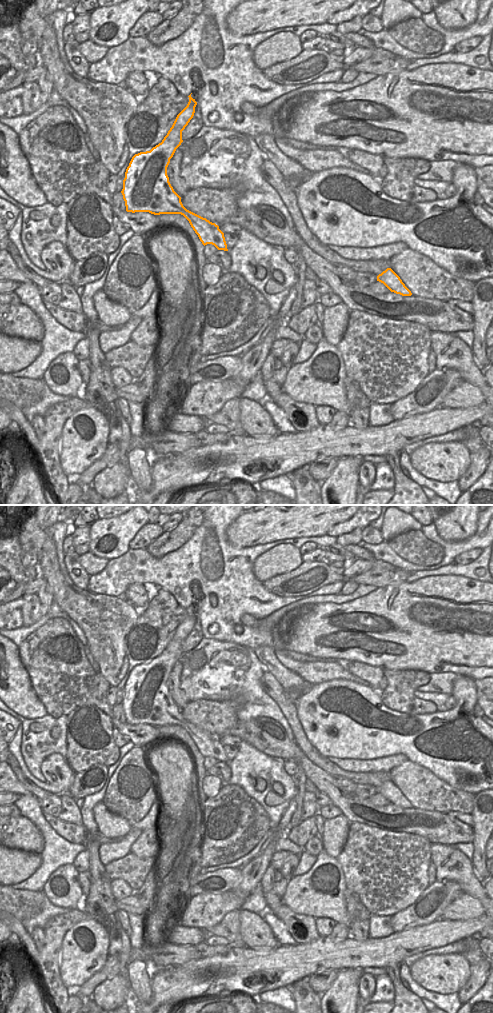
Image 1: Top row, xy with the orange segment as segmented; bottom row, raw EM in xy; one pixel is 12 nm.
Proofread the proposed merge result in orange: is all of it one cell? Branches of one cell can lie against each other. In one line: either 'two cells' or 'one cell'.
one cell

